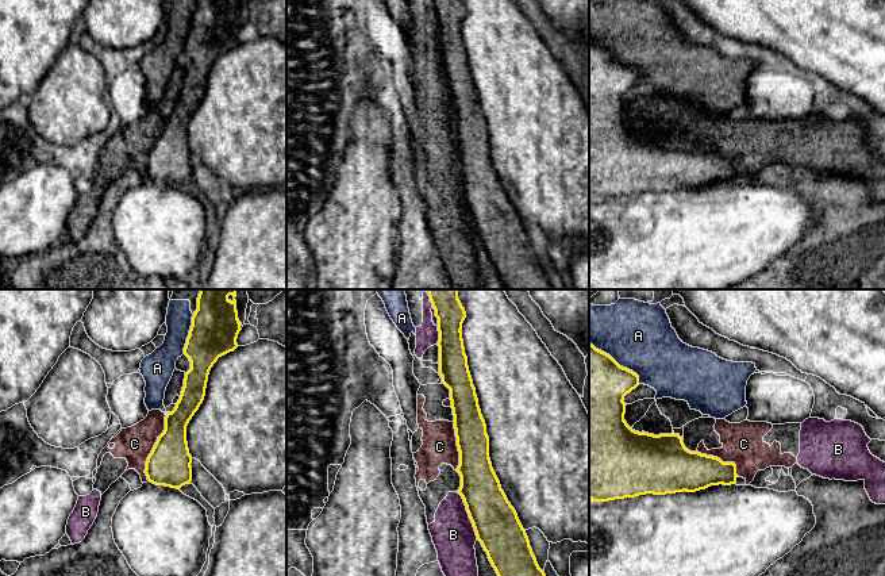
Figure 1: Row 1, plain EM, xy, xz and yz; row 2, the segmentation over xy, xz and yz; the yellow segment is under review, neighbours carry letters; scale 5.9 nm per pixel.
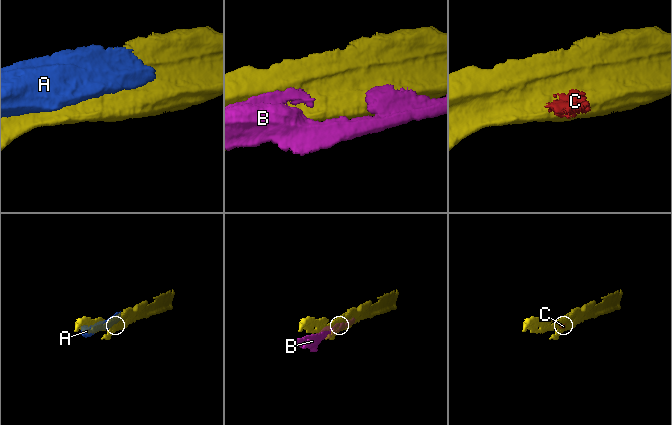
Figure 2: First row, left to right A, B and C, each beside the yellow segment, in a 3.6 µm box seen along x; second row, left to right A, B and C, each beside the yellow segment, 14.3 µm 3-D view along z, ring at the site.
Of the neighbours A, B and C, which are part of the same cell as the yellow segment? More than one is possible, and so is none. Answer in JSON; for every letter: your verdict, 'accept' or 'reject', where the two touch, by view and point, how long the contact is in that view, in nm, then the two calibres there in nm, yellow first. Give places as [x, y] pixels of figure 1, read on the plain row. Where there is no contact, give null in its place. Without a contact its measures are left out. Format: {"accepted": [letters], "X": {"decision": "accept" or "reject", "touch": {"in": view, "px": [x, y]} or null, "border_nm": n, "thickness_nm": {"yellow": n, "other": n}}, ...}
{"accepted": [], "A": {"decision": "reject", "touch": {"in": "yz", "px": [616, 60]}, "border_nm": 400, "thickness_nm": {"yellow": 440, "other": 400}}, "B": {"decision": "reject", "touch": {"in": "xz", "px": [469, 212]}, "border_nm": 300, "thickness_nm": {"yellow": 280, "other": 260}}, "C": {"decision": "reject", "touch": {"in": "xy", "px": [153, 145]}, "border_nm": 400, "thickness_nm": {"yellow": 260, "other": 200}}}

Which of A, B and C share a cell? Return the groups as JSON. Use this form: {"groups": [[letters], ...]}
{"groups": [["A"], ["B", "C"]]}

